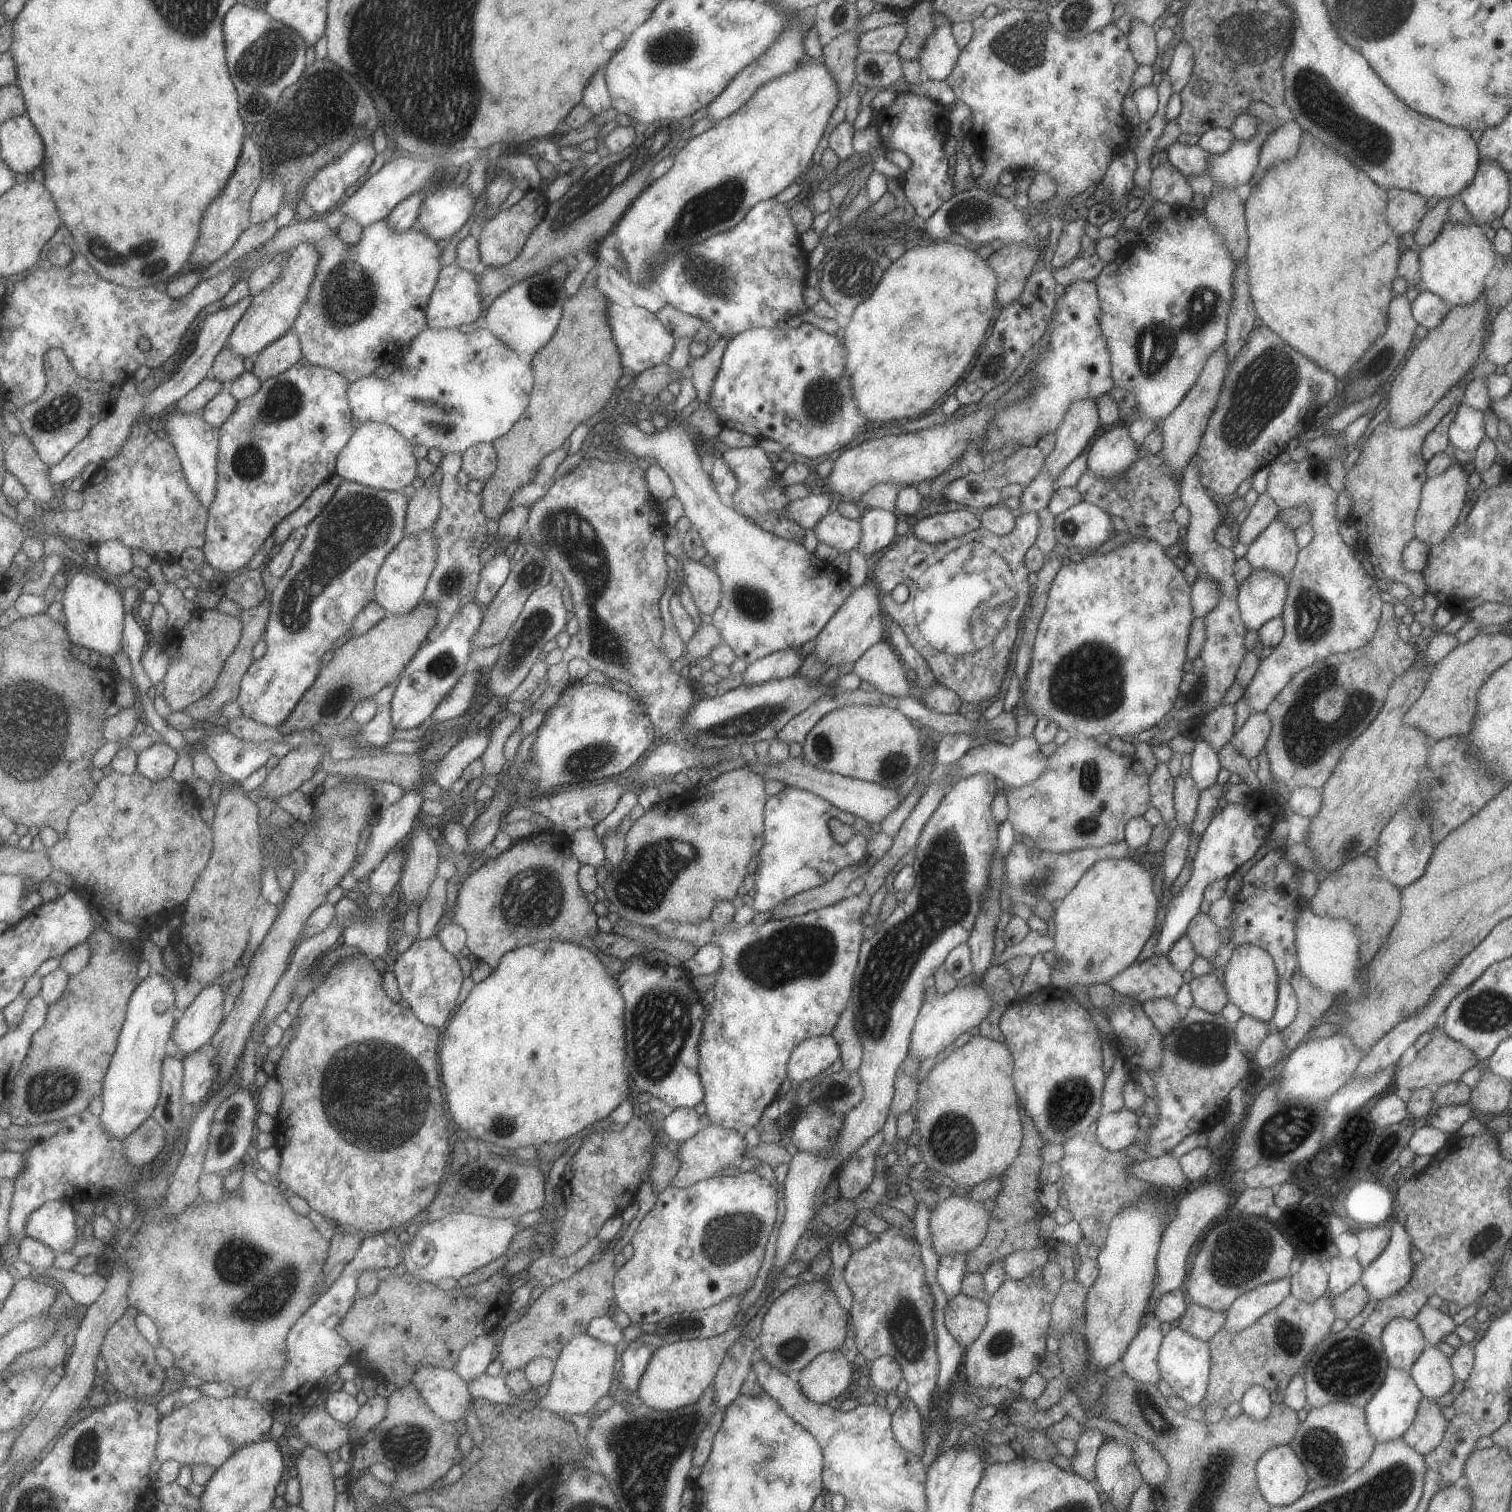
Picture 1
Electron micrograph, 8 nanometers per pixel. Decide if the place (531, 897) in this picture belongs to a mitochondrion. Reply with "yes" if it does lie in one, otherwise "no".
yes

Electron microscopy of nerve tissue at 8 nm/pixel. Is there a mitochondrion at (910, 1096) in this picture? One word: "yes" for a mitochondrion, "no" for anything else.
no

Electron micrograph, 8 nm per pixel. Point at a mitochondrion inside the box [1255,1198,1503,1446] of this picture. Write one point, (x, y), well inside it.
(1348, 1366)

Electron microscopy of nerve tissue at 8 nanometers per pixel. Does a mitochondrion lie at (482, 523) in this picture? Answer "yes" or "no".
no

